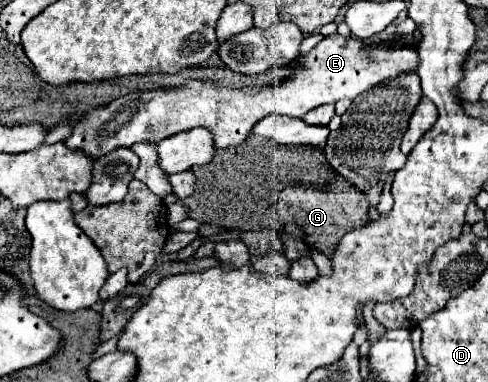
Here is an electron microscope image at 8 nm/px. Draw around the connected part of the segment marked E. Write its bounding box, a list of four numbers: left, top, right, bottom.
[64,32,418,158]

